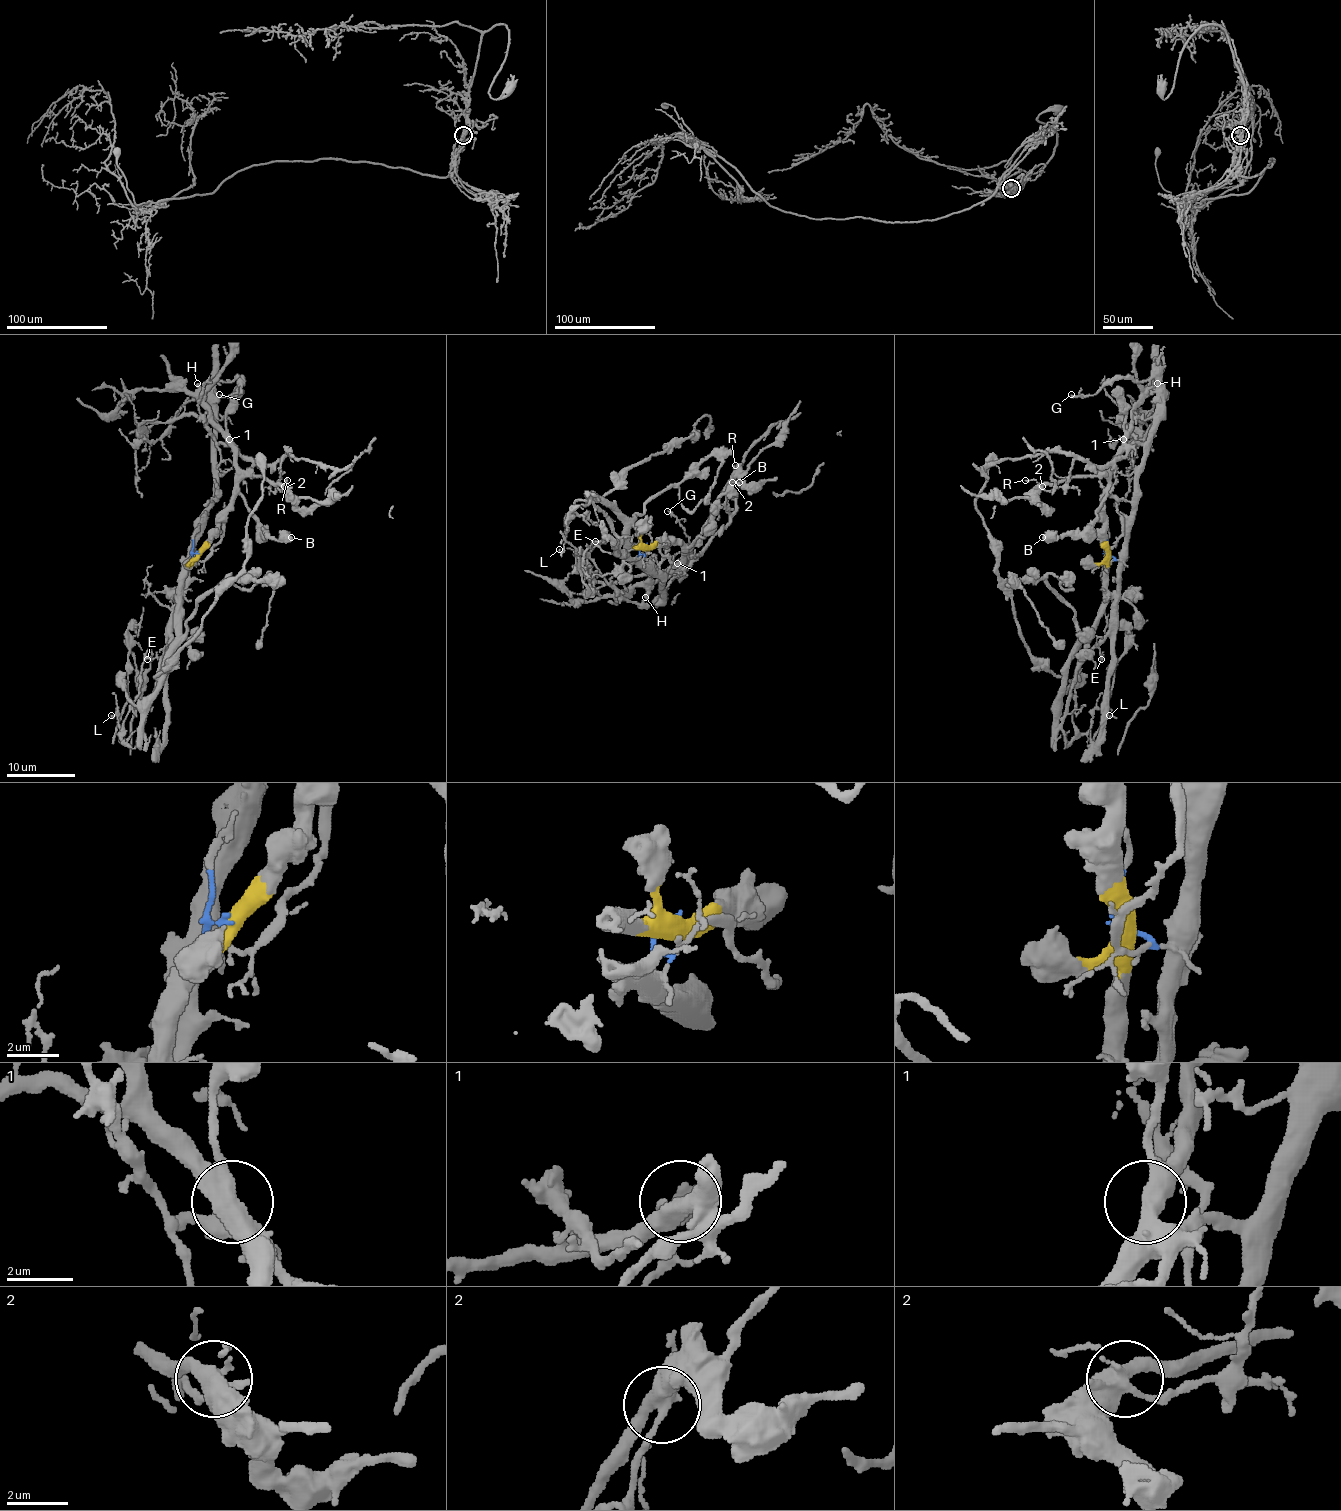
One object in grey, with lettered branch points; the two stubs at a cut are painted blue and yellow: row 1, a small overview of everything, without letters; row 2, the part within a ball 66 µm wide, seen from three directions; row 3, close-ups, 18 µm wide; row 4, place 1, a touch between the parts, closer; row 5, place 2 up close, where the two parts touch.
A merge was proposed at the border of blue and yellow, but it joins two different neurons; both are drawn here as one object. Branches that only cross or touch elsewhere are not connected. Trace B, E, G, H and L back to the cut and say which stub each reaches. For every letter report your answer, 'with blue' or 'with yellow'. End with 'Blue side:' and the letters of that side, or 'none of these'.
B: with yellow
E: with blue
G: with blue
H: with yellow
L: with blue
Blue side: E, G, L

